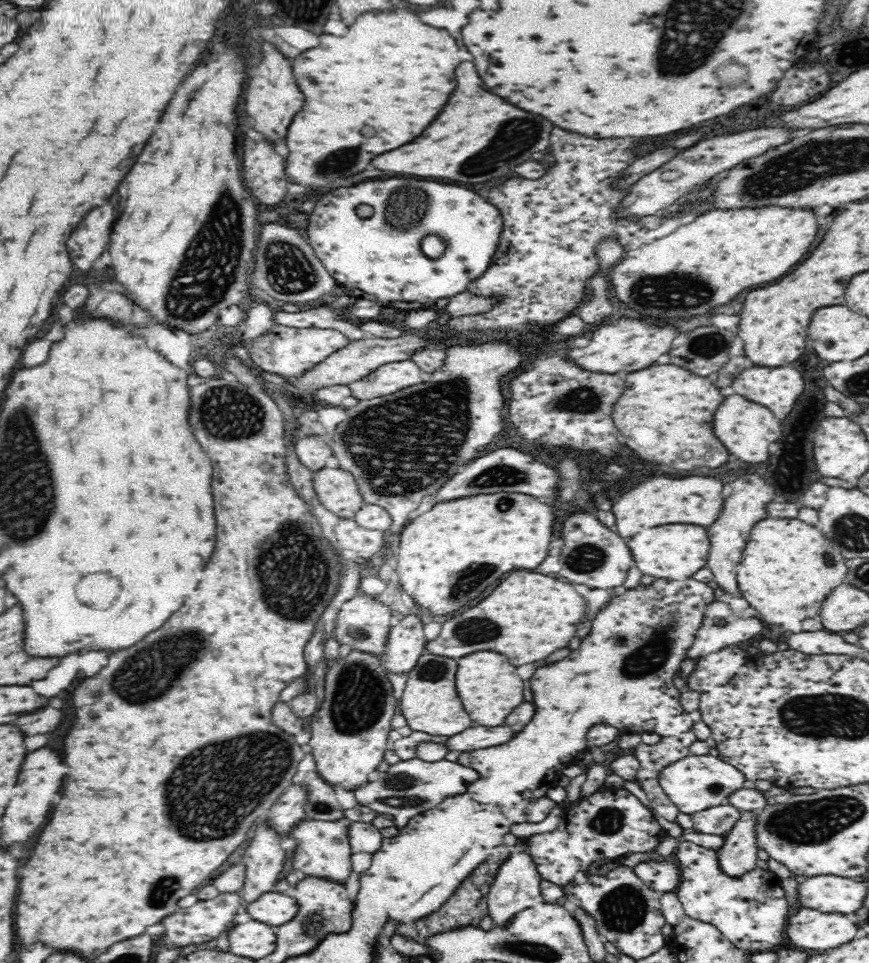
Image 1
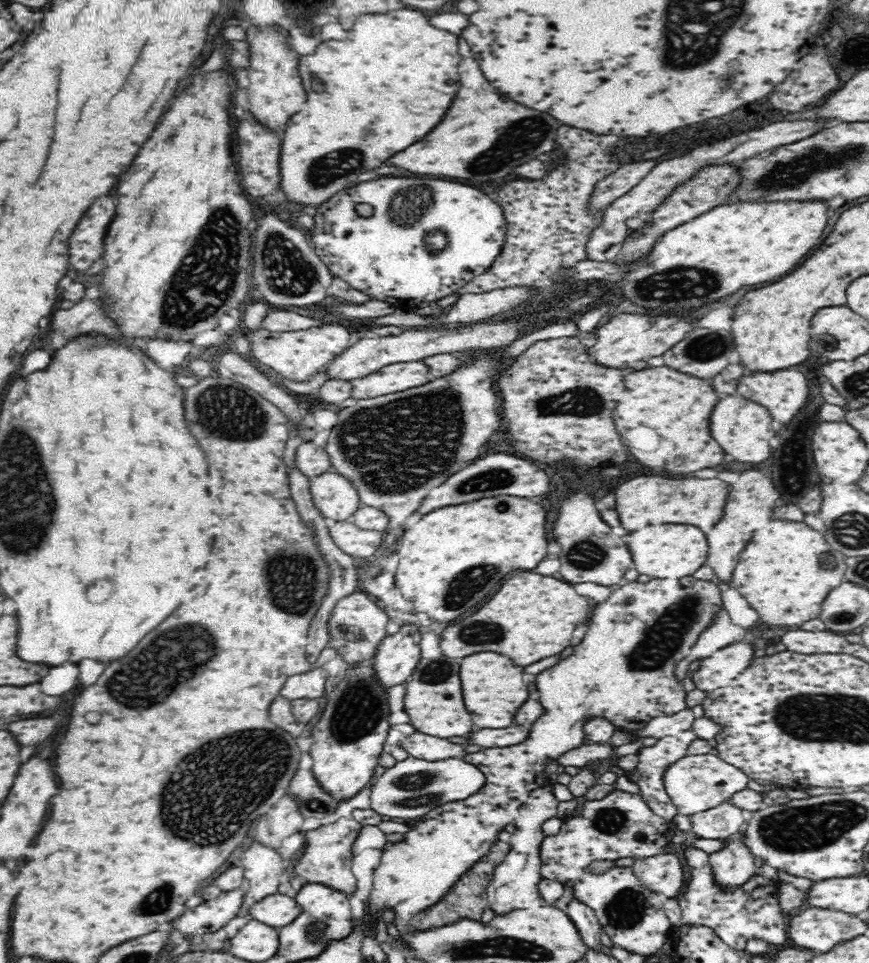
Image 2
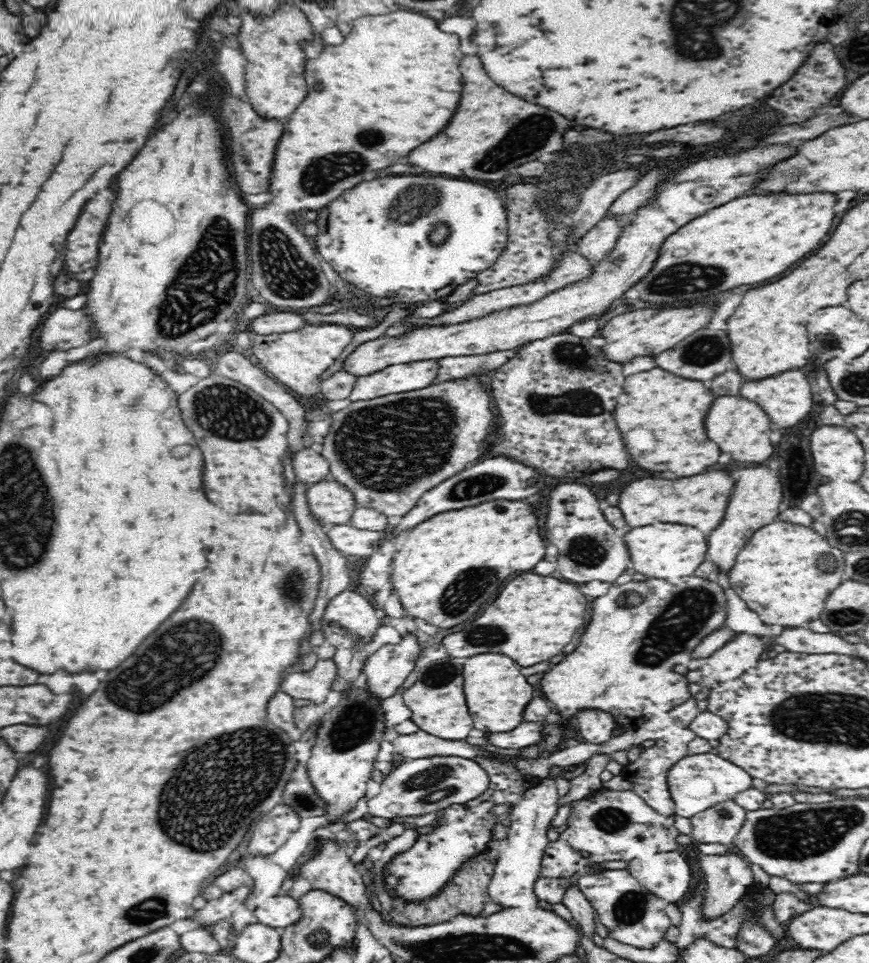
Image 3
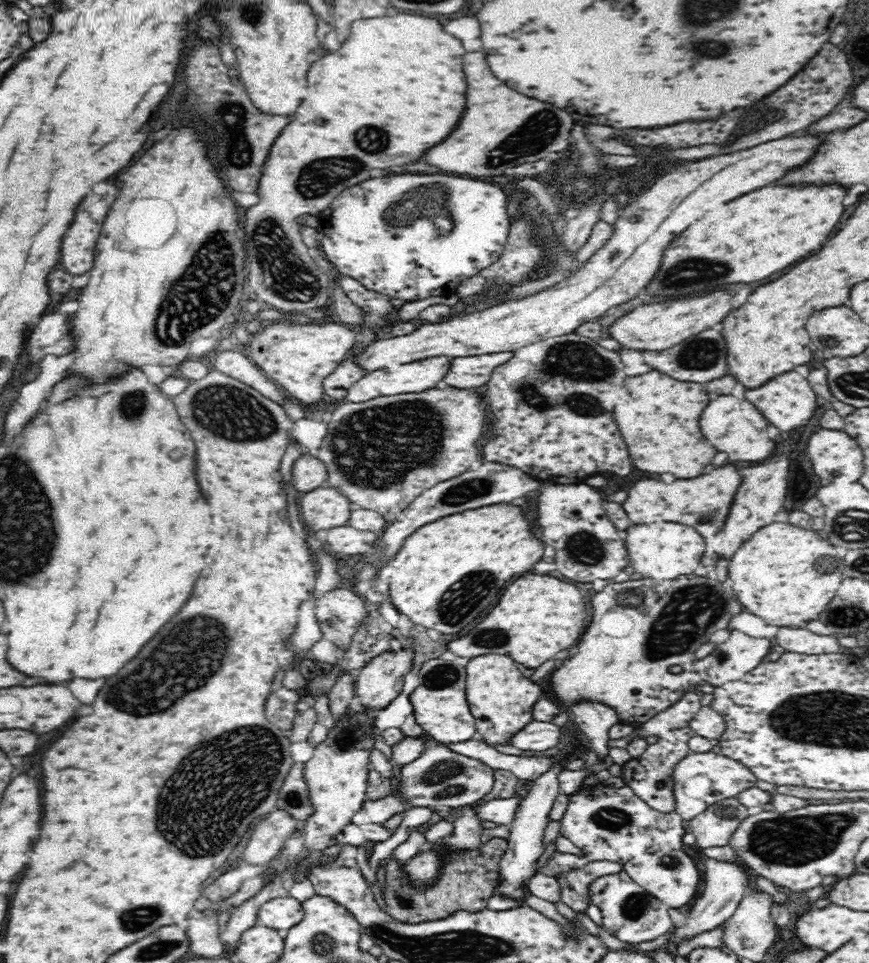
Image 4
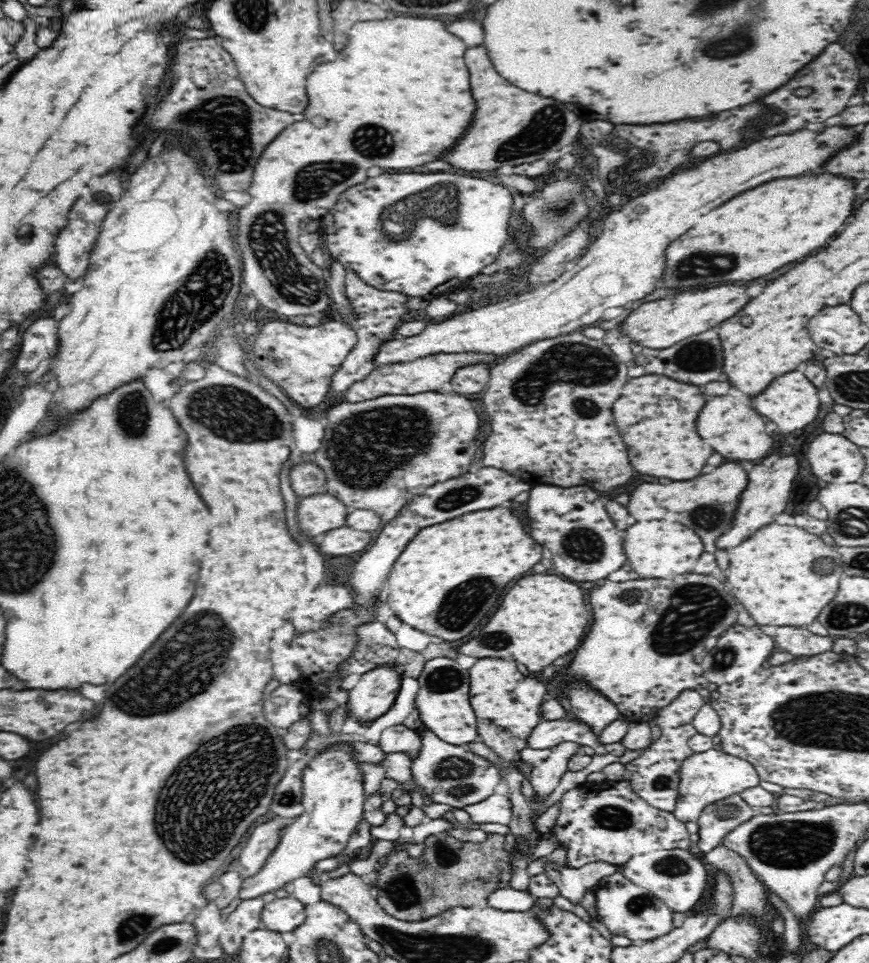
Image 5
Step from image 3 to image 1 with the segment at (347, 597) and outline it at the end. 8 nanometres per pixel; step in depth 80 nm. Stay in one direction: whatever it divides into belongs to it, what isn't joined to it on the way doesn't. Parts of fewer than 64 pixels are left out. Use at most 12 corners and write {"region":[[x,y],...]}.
{"region":[[372,596],[347,600],[340,644],[381,656],[392,610]]}

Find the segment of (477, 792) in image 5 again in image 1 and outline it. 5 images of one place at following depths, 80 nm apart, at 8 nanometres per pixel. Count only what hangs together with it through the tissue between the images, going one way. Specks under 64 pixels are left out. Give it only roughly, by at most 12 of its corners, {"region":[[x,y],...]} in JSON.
{"region":[[421,758],[391,764],[349,790],[356,804],[390,814],[396,828],[478,772]]}

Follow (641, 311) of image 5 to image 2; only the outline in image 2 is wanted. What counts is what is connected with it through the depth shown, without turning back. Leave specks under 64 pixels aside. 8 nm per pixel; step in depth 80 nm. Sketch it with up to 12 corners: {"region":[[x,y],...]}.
{"region":[[618,314],[586,348],[603,368],[642,370],[690,318]]}

